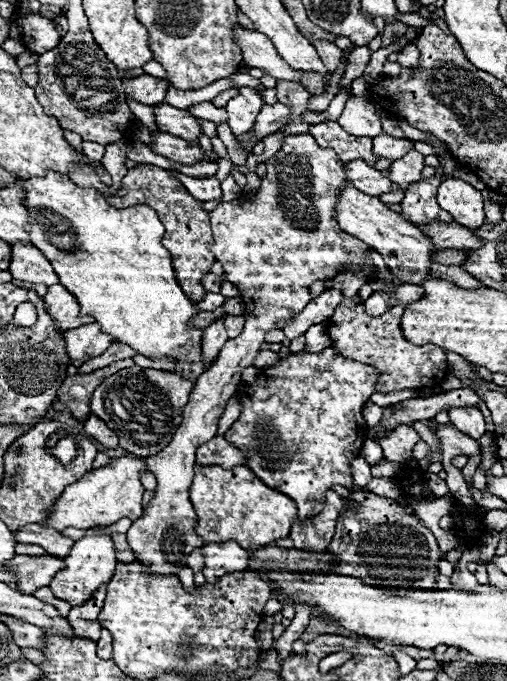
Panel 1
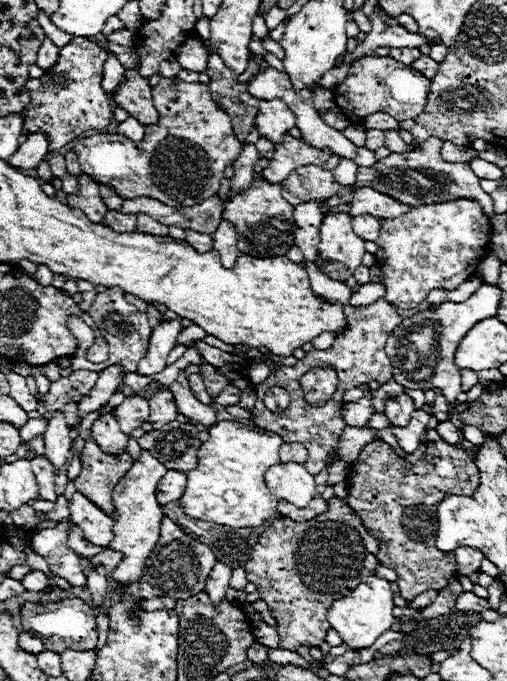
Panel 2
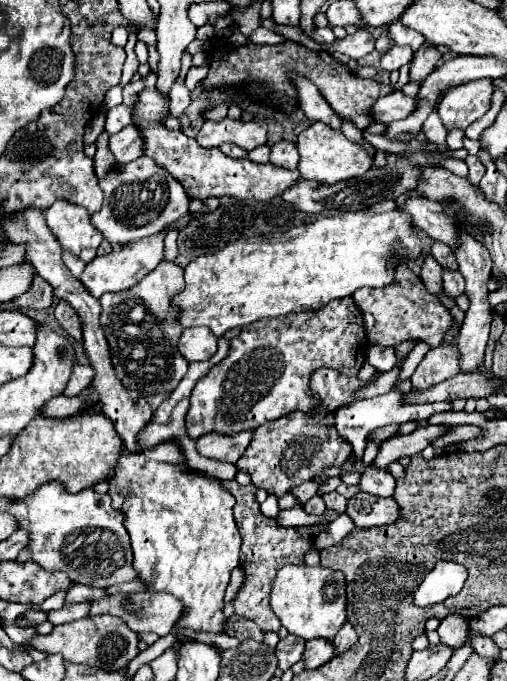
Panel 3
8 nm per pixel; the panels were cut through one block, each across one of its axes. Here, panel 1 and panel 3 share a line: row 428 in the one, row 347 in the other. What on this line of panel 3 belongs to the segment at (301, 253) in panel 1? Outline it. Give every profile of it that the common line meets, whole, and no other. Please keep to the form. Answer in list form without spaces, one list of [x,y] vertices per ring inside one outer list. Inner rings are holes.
[[[184,328],[182,336],[178,340],[178,352],[188,360],[188,362],[196,362],[196,360],[208,360],[214,356],[216,352],[216,342],[218,338],[212,336],[212,332],[208,328]]]

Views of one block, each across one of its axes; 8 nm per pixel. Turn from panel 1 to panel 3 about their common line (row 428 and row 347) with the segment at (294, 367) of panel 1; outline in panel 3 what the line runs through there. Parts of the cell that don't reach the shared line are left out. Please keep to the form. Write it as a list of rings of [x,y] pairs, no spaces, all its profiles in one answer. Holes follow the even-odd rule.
[[[352,298],[332,300],[322,310],[288,314],[272,320],[258,320],[240,330],[238,336],[230,338],[228,356],[218,362],[206,376],[202,376],[190,396],[190,410],[186,414],[186,430],[192,440],[198,440],[204,434],[238,434],[242,430],[256,430],[258,426],[272,422],[280,416],[286,416],[294,410],[310,412],[318,404],[318,396],[310,392],[310,376],[314,370],[328,366],[338,370],[344,376],[356,376],[364,364],[364,354],[368,348],[368,338],[364,330],[364,318],[360,308]]]

